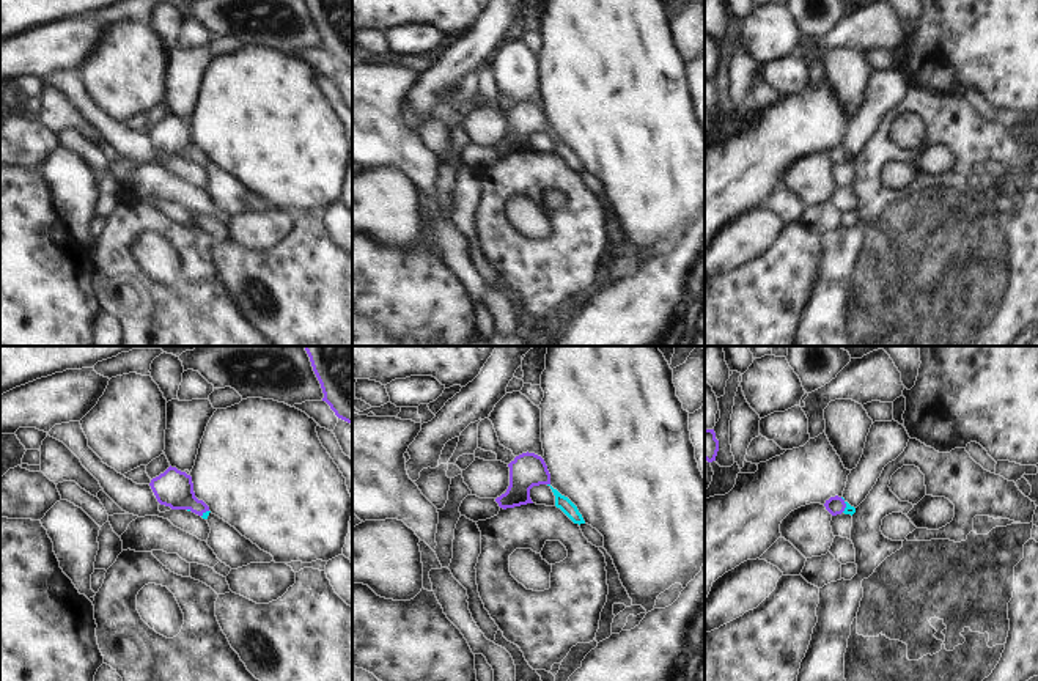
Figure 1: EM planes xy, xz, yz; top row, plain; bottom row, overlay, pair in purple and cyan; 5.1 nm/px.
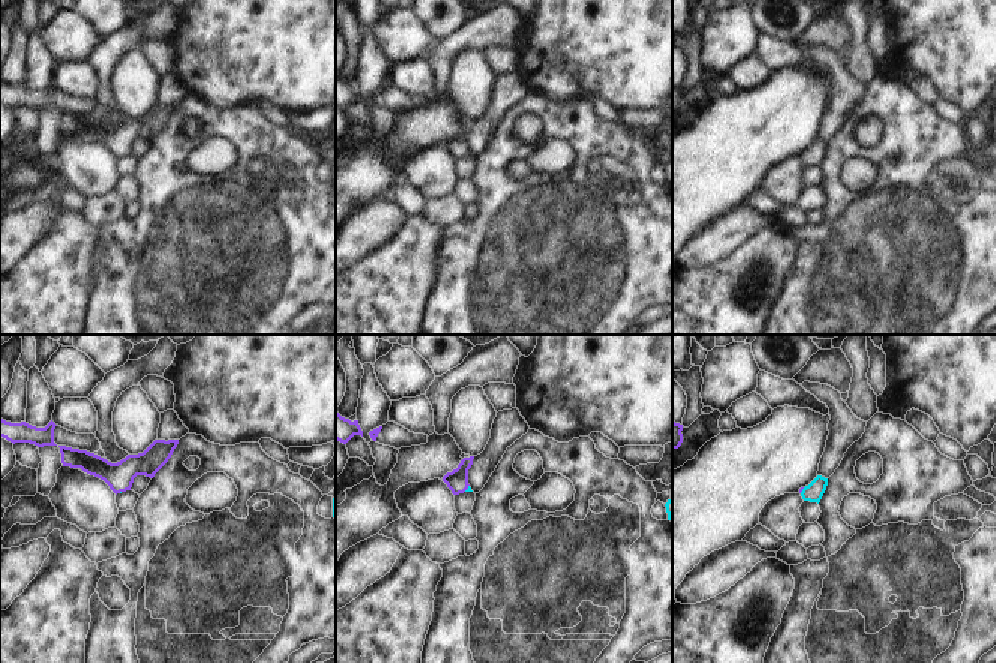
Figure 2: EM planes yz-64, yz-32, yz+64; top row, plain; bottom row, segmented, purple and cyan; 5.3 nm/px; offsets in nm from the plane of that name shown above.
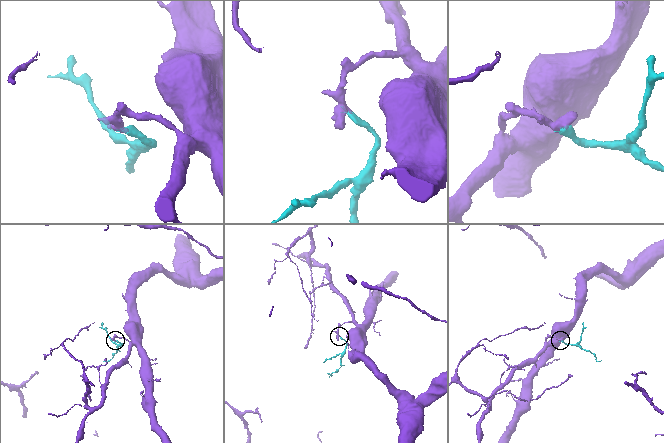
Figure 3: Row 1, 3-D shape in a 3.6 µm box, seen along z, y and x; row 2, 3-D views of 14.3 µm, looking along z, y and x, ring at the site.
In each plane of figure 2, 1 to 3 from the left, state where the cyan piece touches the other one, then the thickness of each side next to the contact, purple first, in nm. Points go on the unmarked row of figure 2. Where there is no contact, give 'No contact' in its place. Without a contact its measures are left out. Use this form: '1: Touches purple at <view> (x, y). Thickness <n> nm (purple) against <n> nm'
1: No contact
2: Touches purple at yz-32 (467, 152). Thickness 120 nm (purple) against 20 nm
3: Touches purple at yz+64 (801, 155). Thickness 20 nm (purple) against 100 nm.

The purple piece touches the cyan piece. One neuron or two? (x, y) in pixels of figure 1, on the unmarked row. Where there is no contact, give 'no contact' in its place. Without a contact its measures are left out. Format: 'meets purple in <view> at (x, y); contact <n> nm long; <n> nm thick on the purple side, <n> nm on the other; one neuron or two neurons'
meets purple in yz at (845, 153); contact 80 nm long; 100 nm thick on the purple side, 50 nm on the other; one neuron

